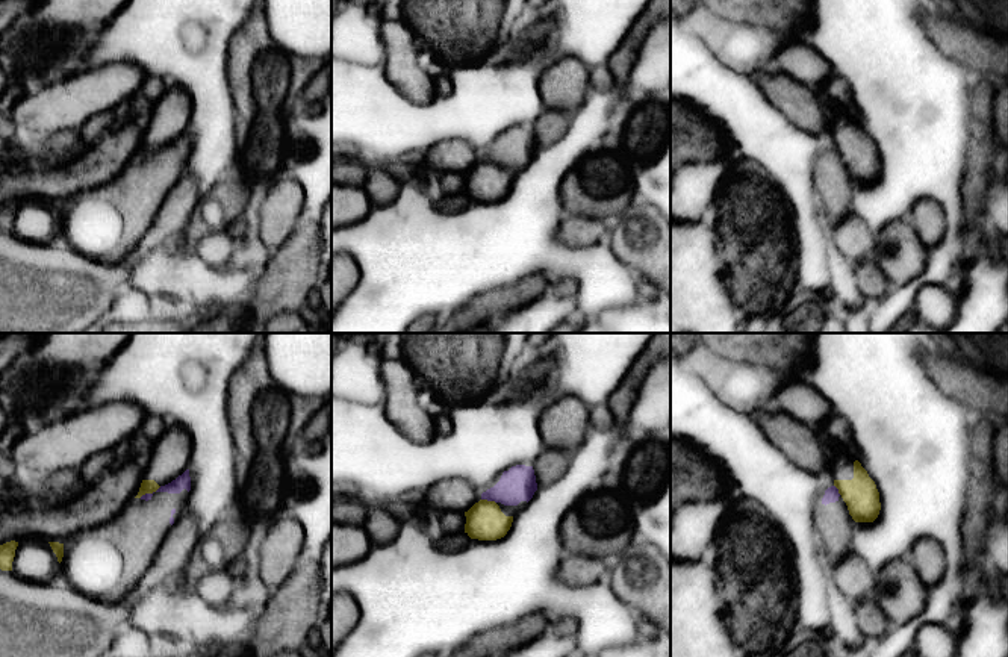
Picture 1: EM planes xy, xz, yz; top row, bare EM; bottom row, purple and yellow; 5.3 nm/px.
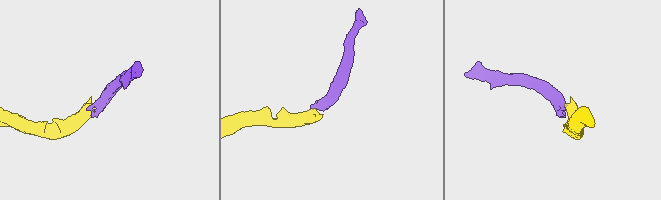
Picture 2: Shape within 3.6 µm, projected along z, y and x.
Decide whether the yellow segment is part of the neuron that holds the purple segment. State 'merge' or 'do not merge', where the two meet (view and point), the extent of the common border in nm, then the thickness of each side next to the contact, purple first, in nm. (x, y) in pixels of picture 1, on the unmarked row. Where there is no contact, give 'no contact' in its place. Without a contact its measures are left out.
do not merge | xz (489, 161) | 80 nm | 180/200 nm

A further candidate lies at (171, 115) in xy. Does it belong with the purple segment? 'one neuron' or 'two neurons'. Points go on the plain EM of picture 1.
two neurons

